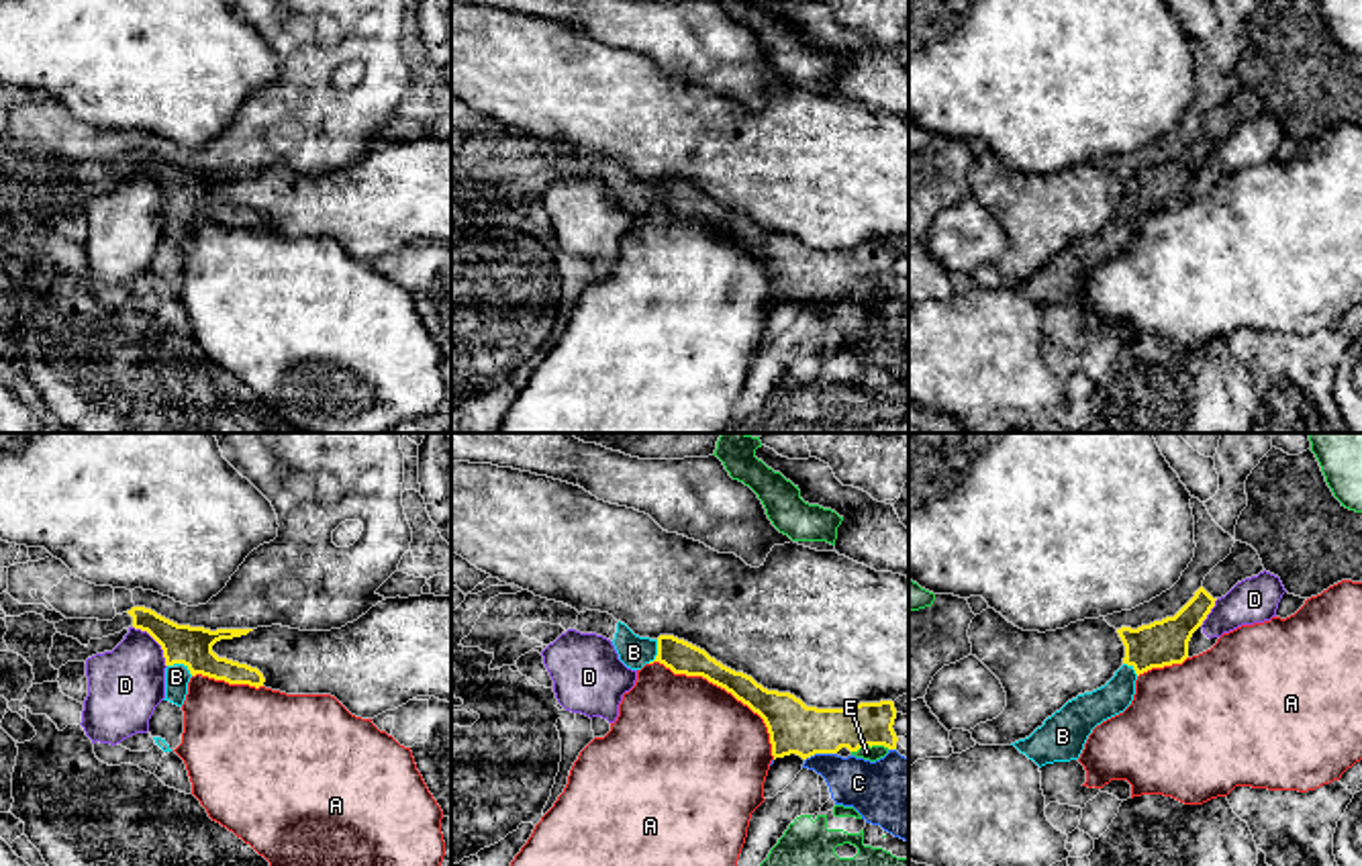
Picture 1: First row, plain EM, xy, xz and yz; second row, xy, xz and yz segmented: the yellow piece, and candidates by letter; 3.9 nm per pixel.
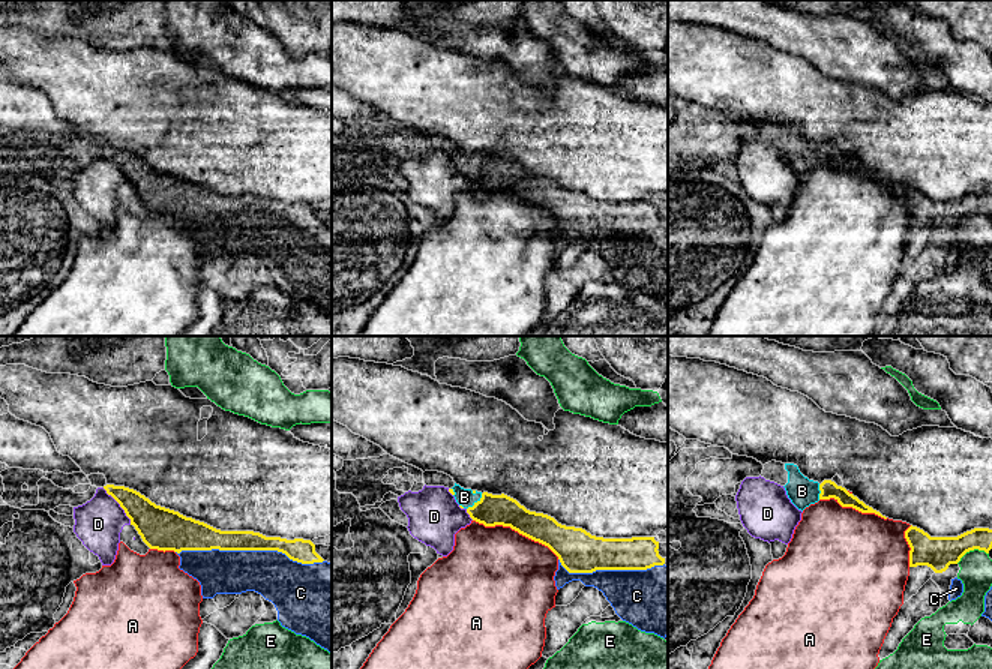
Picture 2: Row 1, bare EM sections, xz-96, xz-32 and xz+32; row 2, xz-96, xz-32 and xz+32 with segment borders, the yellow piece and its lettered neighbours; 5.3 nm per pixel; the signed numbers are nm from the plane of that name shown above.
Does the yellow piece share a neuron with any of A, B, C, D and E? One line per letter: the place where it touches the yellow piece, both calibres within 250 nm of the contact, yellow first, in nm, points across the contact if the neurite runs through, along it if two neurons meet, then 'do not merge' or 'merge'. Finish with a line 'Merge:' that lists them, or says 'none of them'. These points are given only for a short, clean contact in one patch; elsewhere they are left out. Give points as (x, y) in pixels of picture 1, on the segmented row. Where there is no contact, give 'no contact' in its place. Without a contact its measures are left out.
A: contact xz (725, 689); calibres 160 and 500 nm; do not merge
B: contact xy (180, 662); calibres 160 and 100 nm; way xy (192, 646), (180, 662), (176, 677); merge
C: contact xz (819, 752); calibres 200 and 200 nm; merge
D: contact xy (158, 642); calibres 160 and 300 nm; do not merge
E: contact xz (870, 746); calibres 190 and 60 nm; border xz (889, 748), (860, 746), (852, 752); do not merge
Merge: B, C

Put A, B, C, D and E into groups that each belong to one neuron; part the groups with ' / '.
A / B C / D / E

